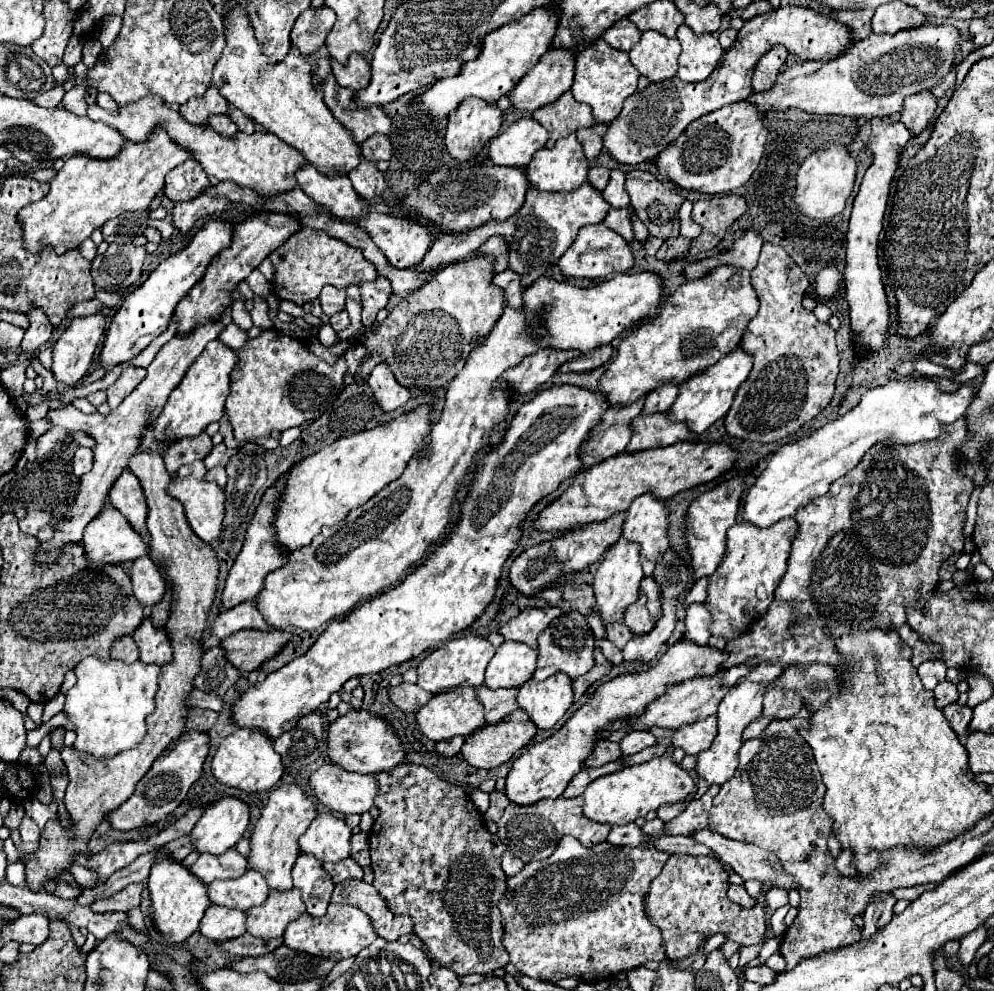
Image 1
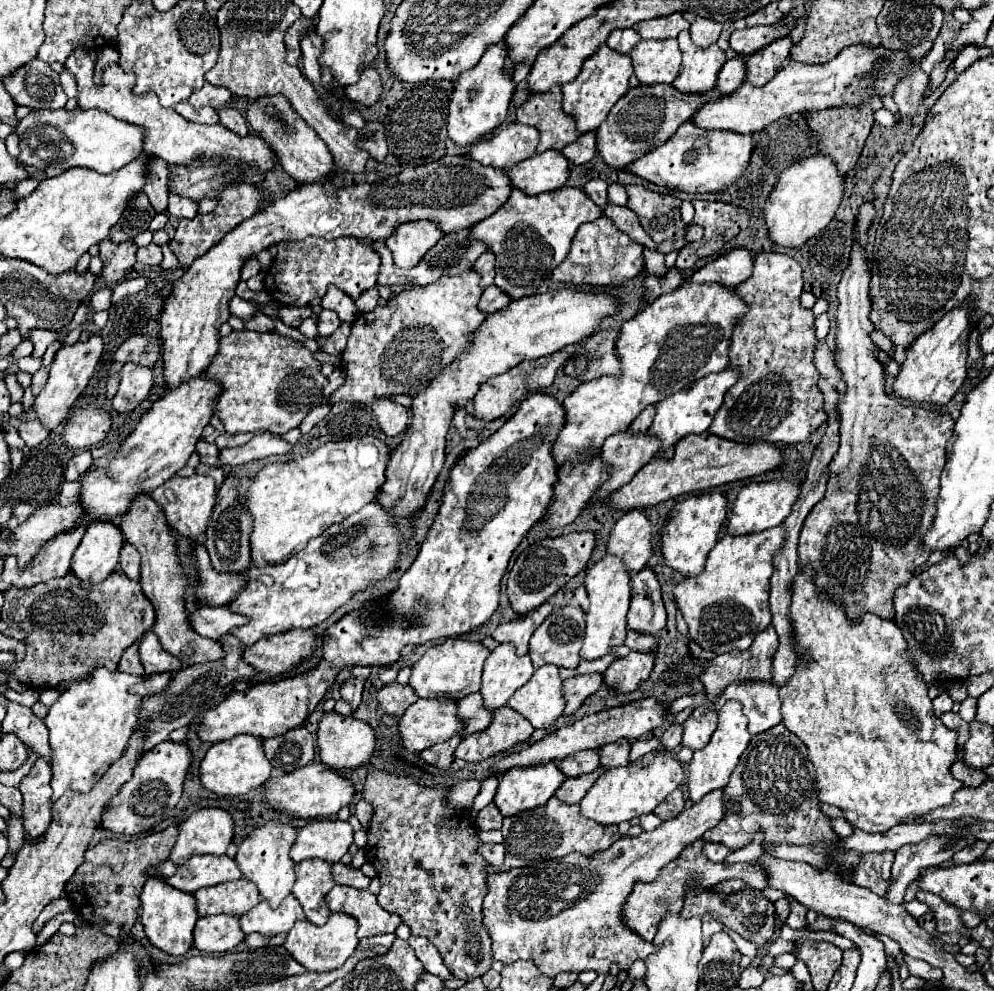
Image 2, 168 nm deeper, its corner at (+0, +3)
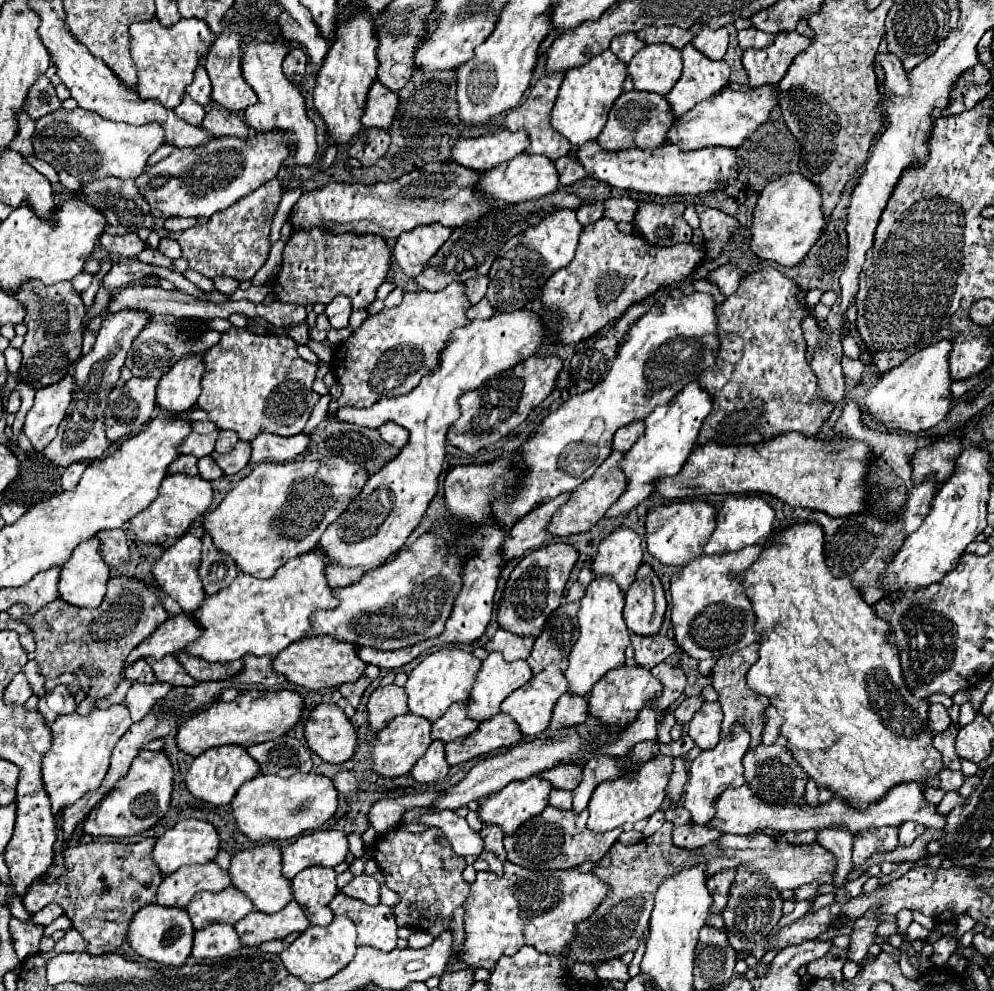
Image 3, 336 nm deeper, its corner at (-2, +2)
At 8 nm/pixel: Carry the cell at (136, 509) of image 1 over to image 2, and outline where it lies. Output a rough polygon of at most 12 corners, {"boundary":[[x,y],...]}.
{"boundary":[[138,496],[120,530],[142,556],[154,634],[182,664],[224,658],[184,612],[186,578],[164,512]]}

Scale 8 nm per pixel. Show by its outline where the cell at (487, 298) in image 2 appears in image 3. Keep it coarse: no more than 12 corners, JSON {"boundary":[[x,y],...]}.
{"boundary":[[484,297],[466,311],[470,321],[490,319],[496,309]]}

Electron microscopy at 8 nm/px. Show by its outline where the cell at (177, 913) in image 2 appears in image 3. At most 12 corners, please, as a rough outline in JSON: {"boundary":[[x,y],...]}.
{"boundary":[[144,905],[128,941],[138,955],[180,967],[194,927],[186,909]]}

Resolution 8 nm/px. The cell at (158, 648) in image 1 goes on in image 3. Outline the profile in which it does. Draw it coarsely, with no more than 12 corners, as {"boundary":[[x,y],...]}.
{"boundary":[[174,655],[150,657],[158,681],[192,685],[194,679],[182,669]]}

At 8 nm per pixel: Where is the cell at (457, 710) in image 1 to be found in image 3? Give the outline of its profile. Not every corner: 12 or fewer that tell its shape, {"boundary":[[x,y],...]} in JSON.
{"boundary":[[412,713],[378,733],[374,771],[408,773],[432,743],[432,723]]}

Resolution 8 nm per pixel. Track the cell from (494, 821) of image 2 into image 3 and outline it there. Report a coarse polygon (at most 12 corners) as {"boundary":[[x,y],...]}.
{"boundary":[[482,825],[486,849],[504,861],[504,831],[498,825]]}

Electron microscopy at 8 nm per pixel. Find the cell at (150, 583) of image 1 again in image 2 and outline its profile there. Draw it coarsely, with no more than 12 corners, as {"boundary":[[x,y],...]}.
{"boundary":[[124,540],[120,550],[120,568],[140,580],[140,554]]}

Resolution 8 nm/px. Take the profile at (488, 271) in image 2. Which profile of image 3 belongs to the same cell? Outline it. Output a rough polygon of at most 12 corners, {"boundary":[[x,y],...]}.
{"boundary":[[488,275],[474,277],[466,283],[466,295],[472,305],[488,289]]}

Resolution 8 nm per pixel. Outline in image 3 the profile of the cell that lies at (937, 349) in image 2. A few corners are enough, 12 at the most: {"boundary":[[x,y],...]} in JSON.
{"boundary":[[942,339],[882,375],[866,407],[892,431],[920,433],[952,403]]}

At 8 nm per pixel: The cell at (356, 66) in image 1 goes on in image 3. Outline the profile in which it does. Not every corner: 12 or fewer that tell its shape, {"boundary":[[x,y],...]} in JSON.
{"boundary":[[370,85],[362,125],[388,129],[398,95]]}

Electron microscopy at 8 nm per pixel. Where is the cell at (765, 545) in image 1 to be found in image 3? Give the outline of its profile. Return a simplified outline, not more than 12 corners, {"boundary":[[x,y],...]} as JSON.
{"boundary":[[762,545],[672,577],[676,643],[720,659],[762,639],[742,575]]}

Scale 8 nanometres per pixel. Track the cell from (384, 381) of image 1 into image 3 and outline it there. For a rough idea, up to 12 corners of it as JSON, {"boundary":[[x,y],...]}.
{"boundary":[[386,421],[378,431],[398,449],[408,443],[404,427]]}

